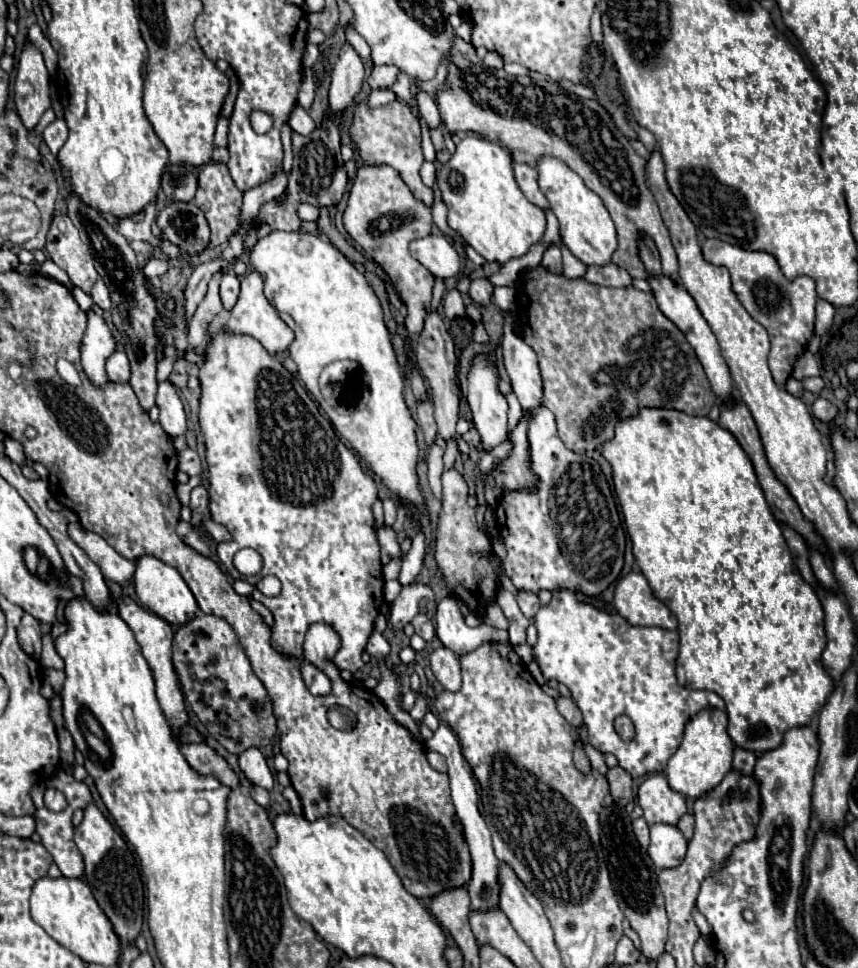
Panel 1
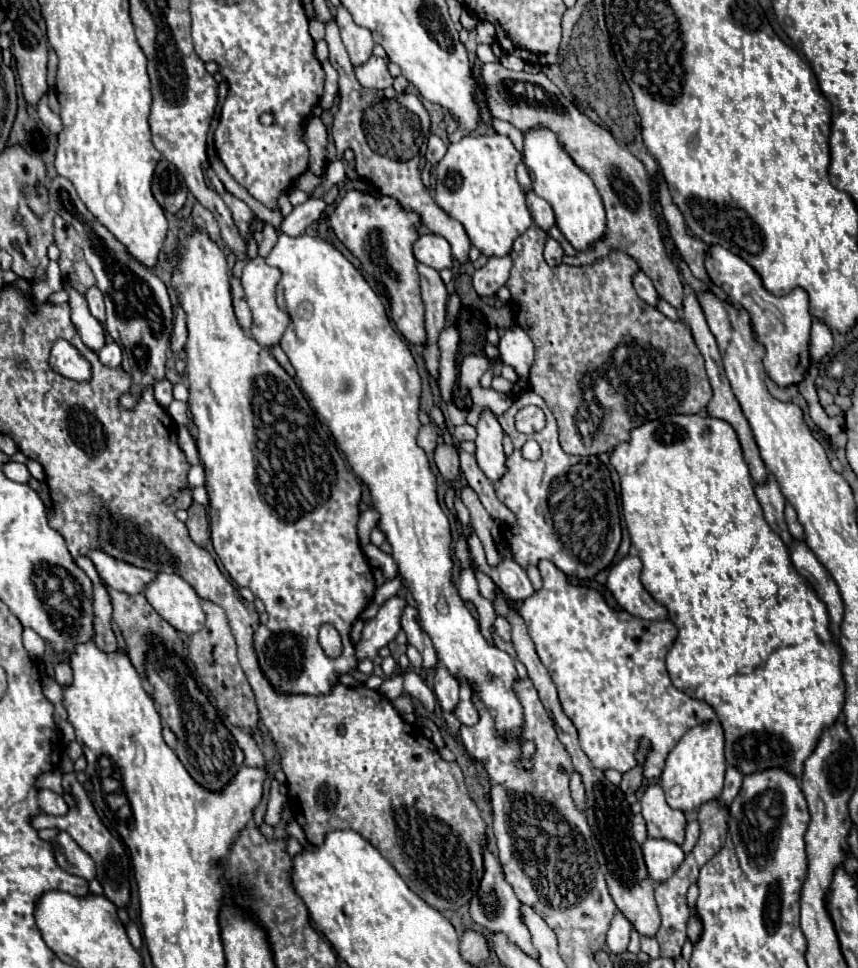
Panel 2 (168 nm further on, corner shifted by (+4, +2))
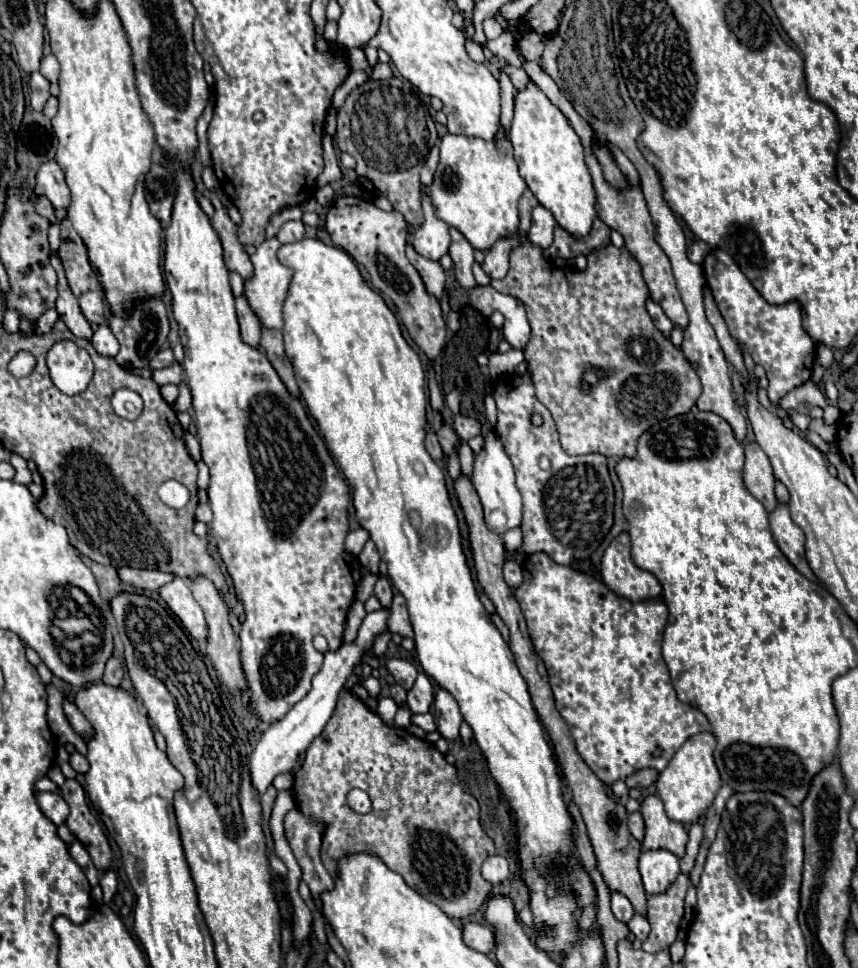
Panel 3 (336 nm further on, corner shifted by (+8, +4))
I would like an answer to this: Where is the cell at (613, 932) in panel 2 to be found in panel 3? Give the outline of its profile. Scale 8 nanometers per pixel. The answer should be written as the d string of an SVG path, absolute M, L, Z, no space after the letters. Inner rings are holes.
M612 894L612 912L614 912L616 920L624 922L624 924L628 924L632 920L632 916L634 916L632 904L622 894Z

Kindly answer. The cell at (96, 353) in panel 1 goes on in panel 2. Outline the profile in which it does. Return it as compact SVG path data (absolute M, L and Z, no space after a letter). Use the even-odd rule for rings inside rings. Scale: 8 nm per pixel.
M66 280L62 282L62 286L70 296L68 304L70 304L70 312L72 312L72 324L76 326L78 336L90 350L100 350L106 344L106 334L104 334L102 324L90 314L88 306L86 306L86 298L82 294L78 294Z

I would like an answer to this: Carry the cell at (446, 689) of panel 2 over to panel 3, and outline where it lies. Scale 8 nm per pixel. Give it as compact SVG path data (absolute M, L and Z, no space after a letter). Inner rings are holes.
M440 688L434 696L434 718L436 718L438 732L442 734L442 738L446 738L446 740L458 738L462 714L460 714L460 708L458 708L458 702L454 700L454 696L444 688Z

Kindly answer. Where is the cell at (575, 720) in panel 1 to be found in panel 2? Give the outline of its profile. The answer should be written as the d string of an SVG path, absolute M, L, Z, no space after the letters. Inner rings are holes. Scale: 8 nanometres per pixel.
M498 594L494 600L494 610L498 616L504 616L508 622L510 622L510 632L512 632L512 646L516 650L516 660L522 662L528 670L528 678L534 682L534 688L538 690L540 694L540 700L544 704L544 708L548 710L552 722L554 722L554 728L558 732L558 740L564 744L564 748L568 750L570 758L572 758L572 764L574 764L574 770L582 776L582 784L586 788L586 814L588 814L588 824L590 824L590 830L592 830L592 838L594 838L594 848L596 848L596 858L598 858L598 864L600 864L600 870L604 872L606 876L606 884L608 884L608 890L610 890L610 896L612 900L616 902L618 910L624 912L624 916L632 922L632 926L636 928L638 934L644 934L644 936L654 936L656 930L660 928L660 912L658 912L658 906L656 906L656 900L654 900L654 882L652 878L648 876L646 872L646 866L644 866L644 858L642 858L642 850L640 850L640 844L634 840L632 836L632 810L630 810L630 804L626 802L624 794L620 792L618 786L614 786L612 782L606 780L604 772L602 770L596 770L588 756L582 752L580 744L578 744L578 732L574 728L574 724L570 722L570 718L562 712L562 706L560 706L560 700L558 700L558 692L556 692L556 686L548 674L548 670L544 668L544 664L540 662L536 650L534 650L534 642L528 634L528 628L526 628L526 622L520 618L520 614L516 612L516 608L510 604L510 600L506 600L502 594Z

